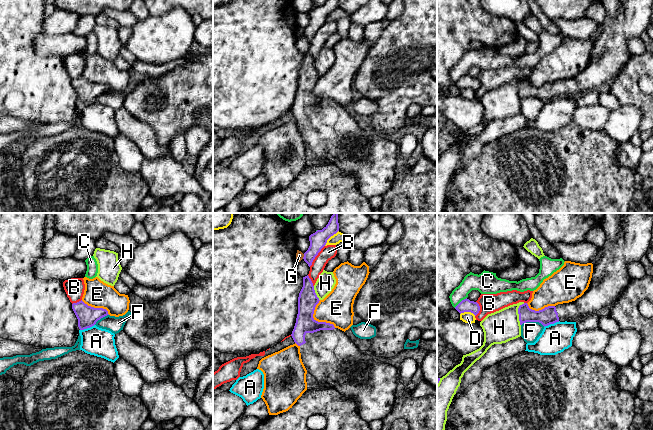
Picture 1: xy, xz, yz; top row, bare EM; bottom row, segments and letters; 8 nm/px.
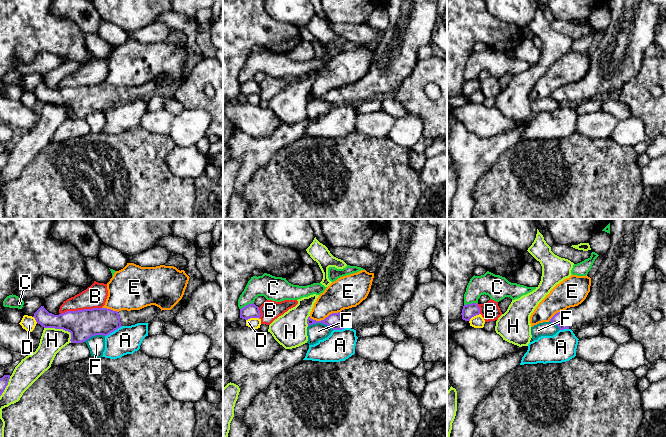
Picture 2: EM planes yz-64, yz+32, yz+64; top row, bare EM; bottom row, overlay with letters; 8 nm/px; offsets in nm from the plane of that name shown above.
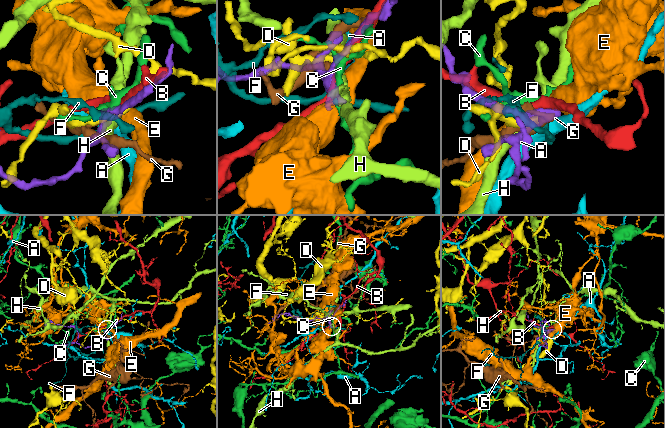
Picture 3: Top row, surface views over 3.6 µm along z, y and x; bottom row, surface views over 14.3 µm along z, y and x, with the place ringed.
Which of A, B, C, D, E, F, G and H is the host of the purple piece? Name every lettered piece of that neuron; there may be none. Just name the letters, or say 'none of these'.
none of these

